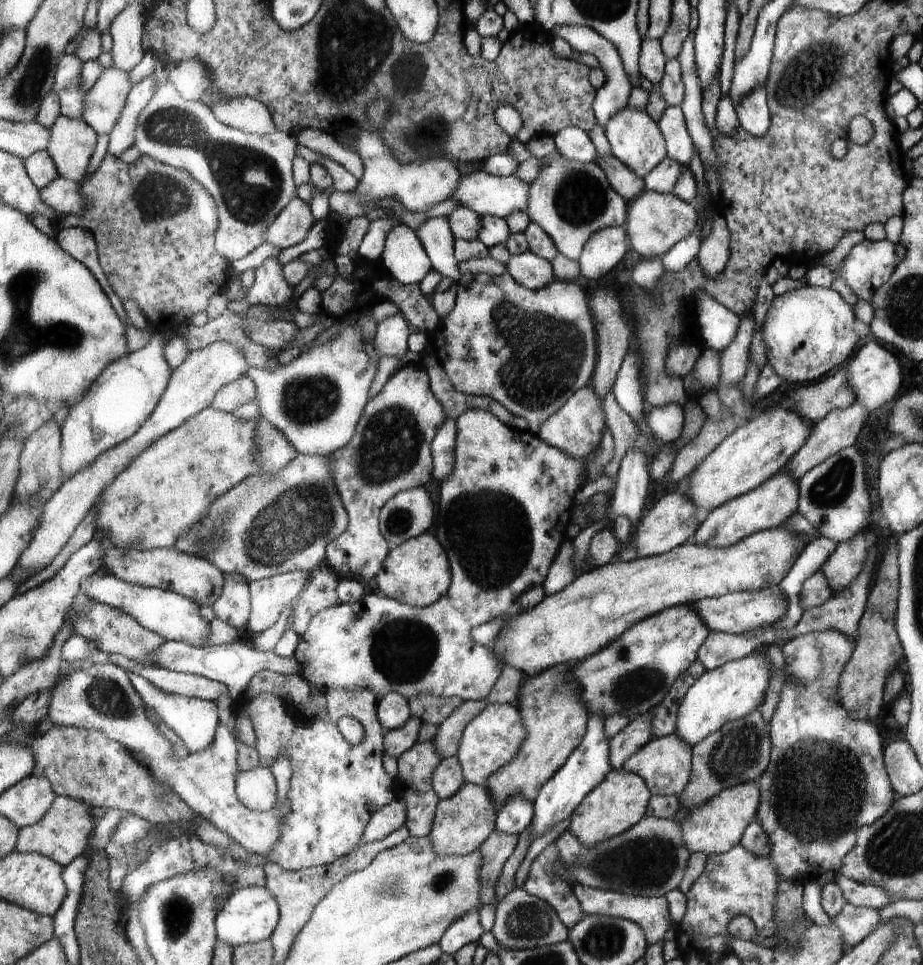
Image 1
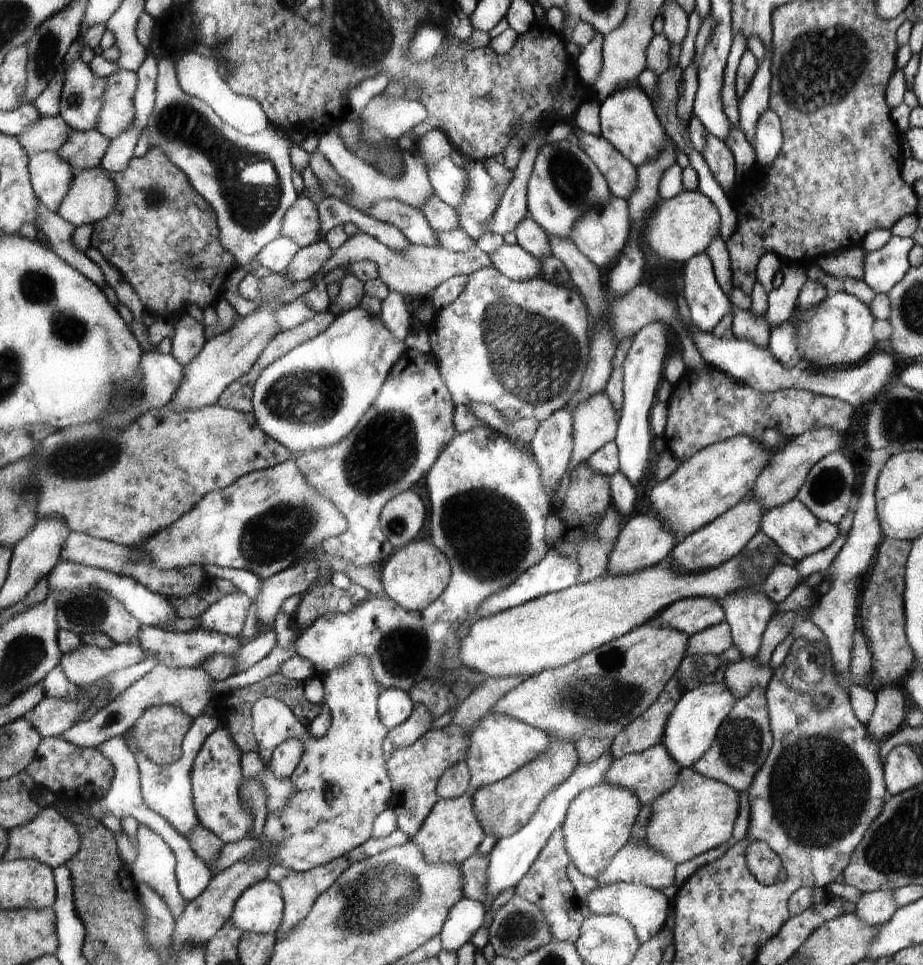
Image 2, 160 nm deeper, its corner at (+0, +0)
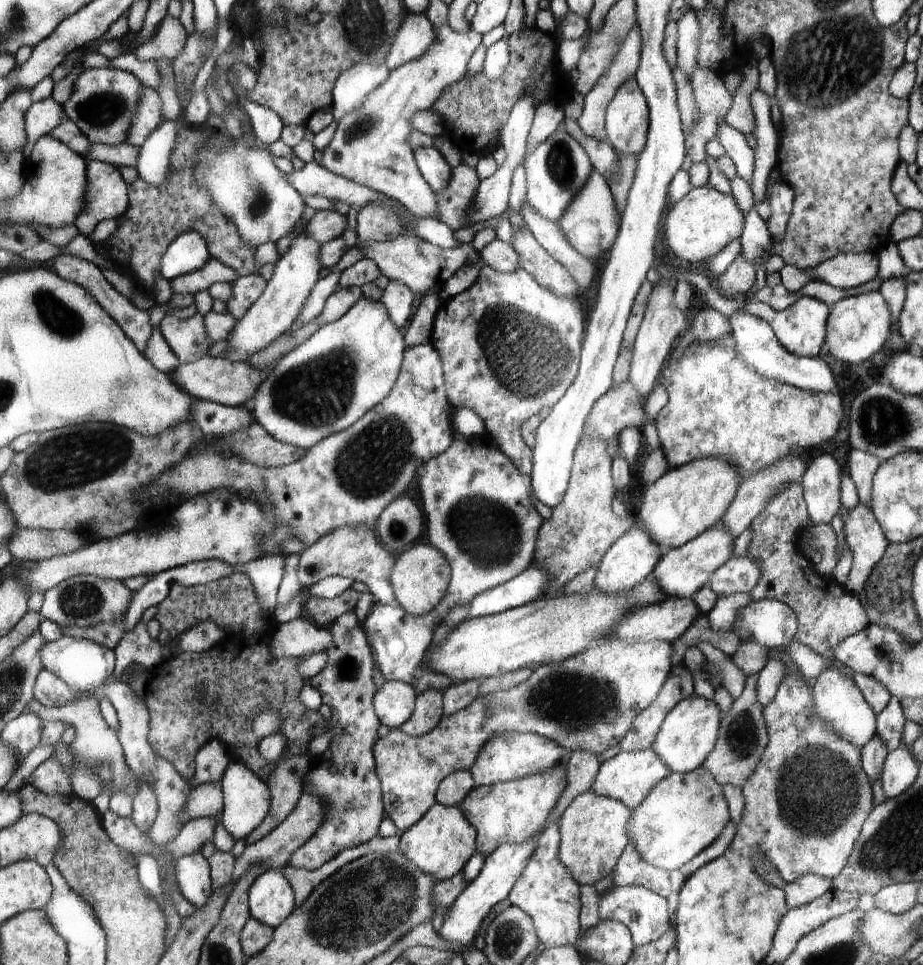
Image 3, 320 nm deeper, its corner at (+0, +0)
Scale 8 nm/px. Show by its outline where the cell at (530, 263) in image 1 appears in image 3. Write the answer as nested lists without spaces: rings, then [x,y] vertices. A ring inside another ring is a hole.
[[[496,239],[479,251],[481,263],[501,274],[508,274],[520,268],[520,254],[510,243]]]

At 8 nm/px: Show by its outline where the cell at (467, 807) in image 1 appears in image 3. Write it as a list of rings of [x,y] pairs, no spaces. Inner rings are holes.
[[[435,804],[412,829],[406,830],[400,837],[399,852],[417,864],[426,874],[432,874],[434,880],[449,880],[461,873],[469,860],[477,853],[477,828],[460,806],[442,806]]]

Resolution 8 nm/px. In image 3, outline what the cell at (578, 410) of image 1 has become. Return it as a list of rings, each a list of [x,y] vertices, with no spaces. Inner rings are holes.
[[[628,380],[620,386],[611,387],[606,394],[596,400],[594,407],[586,416],[580,440],[590,436],[592,432],[598,432],[602,438],[609,441],[624,428],[641,428],[645,423],[643,401]]]

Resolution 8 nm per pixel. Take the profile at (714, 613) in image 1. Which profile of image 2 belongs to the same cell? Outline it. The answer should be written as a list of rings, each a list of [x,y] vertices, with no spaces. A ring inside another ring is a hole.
[[[694,597],[673,602],[644,625],[671,627],[692,636],[724,620],[725,614],[718,601],[708,597]]]

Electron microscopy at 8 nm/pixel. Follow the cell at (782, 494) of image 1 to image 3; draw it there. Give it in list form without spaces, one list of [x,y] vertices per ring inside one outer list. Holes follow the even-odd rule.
[[[717,524],[713,529],[706,530],[705,533],[695,537],[685,546],[678,549],[670,549],[669,553],[661,555],[656,569],[649,576],[652,576],[658,588],[664,592],[665,597],[677,597],[692,599],[696,598],[699,590],[707,587],[713,578],[713,574],[734,554],[736,538],[721,524]]]

